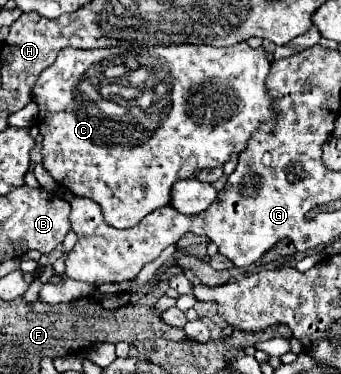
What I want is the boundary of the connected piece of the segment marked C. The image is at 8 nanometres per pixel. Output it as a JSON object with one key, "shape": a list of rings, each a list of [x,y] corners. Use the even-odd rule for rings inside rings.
{"shape":[[[247,42],[235,44],[235,46],[227,46],[227,48],[215,48],[215,46],[191,46],[191,44],[183,44],[183,46],[147,46],[147,48],[133,48],[133,46],[117,46],[117,48],[99,48],[99,50],[75,50],[75,48],[65,48],[59,52],[57,60],[45,68],[31,94],[33,94],[33,102],[39,108],[39,116],[37,116],[37,124],[39,124],[39,132],[43,136],[43,146],[41,146],[41,154],[43,154],[43,168],[51,174],[51,178],[55,182],[59,182],[63,188],[67,188],[69,192],[73,192],[75,196],[83,196],[83,198],[91,198],[95,200],[101,210],[103,210],[103,218],[109,226],[113,228],[133,228],[135,224],[139,224],[143,220],[143,216],[147,216],[149,212],[167,206],[171,202],[171,188],[177,180],[187,180],[193,178],[197,170],[207,168],[207,166],[217,166],[217,164],[225,164],[225,160],[229,160],[229,156],[233,152],[243,152],[245,144],[249,140],[249,136],[259,128],[261,120],[273,118],[273,104],[265,92],[265,76],[269,74],[269,60],[265,56],[263,48],[251,48]]]}

